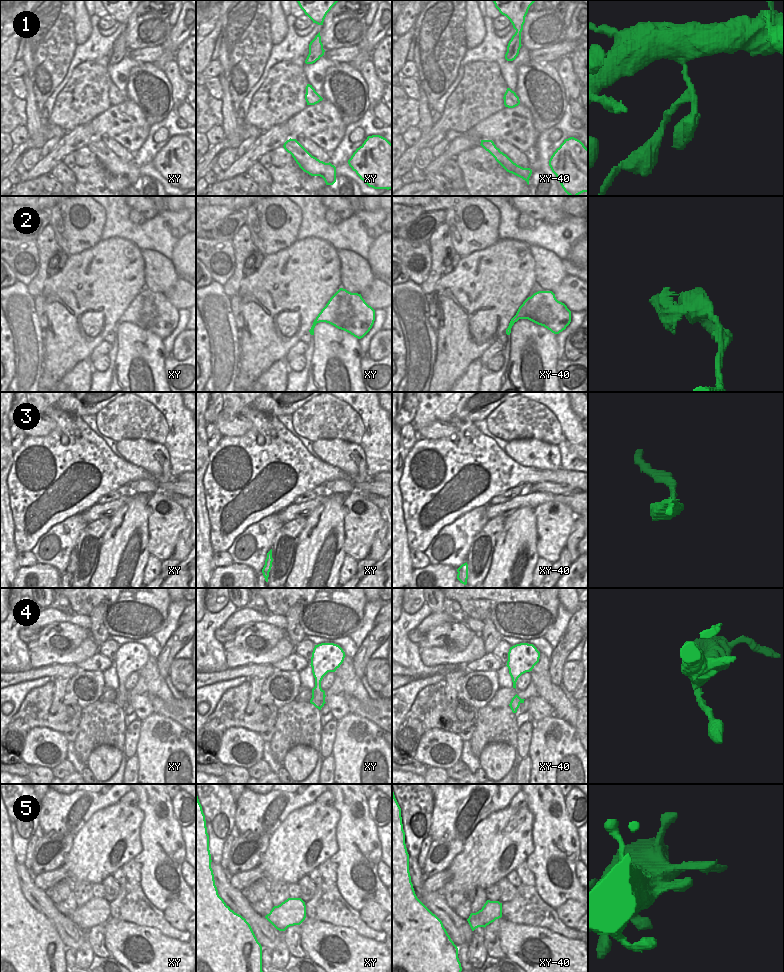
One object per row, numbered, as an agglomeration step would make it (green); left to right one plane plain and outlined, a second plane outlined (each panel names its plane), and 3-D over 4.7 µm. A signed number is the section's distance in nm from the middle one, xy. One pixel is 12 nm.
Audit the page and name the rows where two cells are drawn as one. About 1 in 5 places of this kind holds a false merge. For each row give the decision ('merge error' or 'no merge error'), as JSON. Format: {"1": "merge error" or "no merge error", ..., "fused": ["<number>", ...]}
{"1": "merge error", "2": "merge error", "3": "no merge error", "4": "no merge error", "5": "no merge error", "fused": ["1", "2"]}

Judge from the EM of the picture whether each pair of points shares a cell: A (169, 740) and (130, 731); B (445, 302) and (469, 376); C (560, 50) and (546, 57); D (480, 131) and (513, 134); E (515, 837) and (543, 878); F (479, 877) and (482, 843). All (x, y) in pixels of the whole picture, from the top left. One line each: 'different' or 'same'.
A: different
B: different
C: same
D: same
E: different
F: same

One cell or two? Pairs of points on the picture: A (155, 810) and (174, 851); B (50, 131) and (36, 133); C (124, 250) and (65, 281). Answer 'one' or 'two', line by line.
A: one
B: two
C: one

